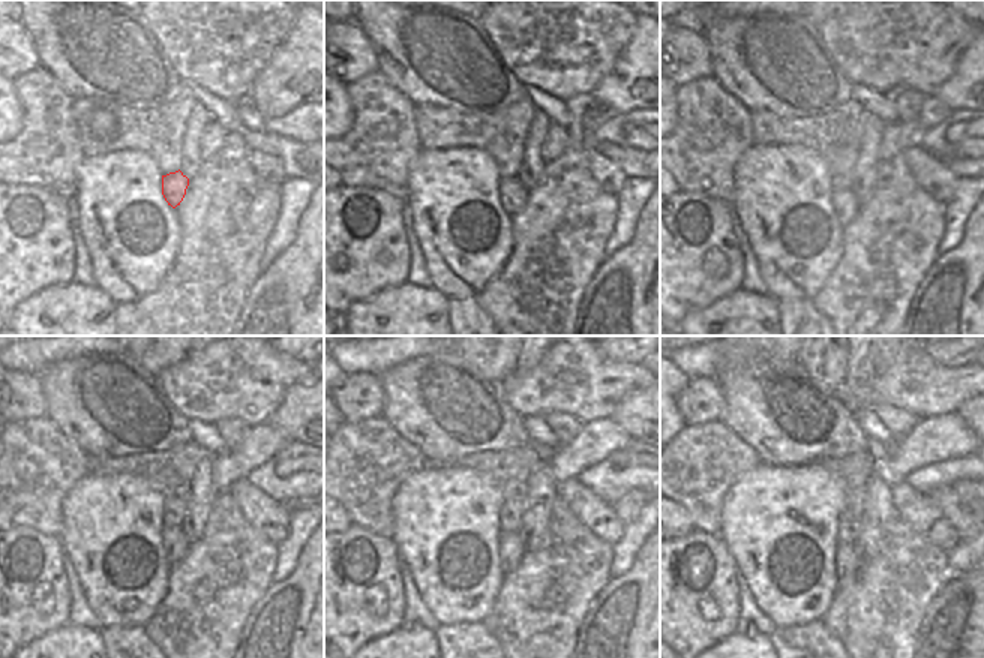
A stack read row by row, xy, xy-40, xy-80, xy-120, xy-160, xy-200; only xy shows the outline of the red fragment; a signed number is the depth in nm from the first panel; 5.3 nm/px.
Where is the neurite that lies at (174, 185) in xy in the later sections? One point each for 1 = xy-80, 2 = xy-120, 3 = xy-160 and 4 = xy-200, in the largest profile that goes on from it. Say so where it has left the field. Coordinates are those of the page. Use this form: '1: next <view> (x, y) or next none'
1: next xy-80 (845, 204)
2: next xy-120 (174, 541)
3: next xy-160 (510, 547)
4: next xy-200 (846, 567)

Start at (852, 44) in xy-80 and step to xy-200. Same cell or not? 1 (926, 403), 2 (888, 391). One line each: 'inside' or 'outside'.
1: inside
2: inside

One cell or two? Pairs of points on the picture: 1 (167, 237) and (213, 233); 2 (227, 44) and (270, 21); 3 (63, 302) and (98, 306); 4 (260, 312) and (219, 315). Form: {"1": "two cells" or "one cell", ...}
{"1": "two cells", "2": "one cell", "3": "one cell", "4": "two cells"}

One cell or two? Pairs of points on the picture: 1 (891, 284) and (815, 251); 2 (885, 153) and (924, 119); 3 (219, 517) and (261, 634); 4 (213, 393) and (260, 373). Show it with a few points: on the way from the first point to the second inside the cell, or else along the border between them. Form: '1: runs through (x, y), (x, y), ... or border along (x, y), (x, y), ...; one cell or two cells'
1: border along (843, 227), (843, 254), (818, 291); two cells
2: runs through (894, 144), (915, 128); one cell
3: border along (272, 582), (246, 618), (239, 642); two cells
4: runs through (225, 381), (228, 378), (248, 378); one cell

